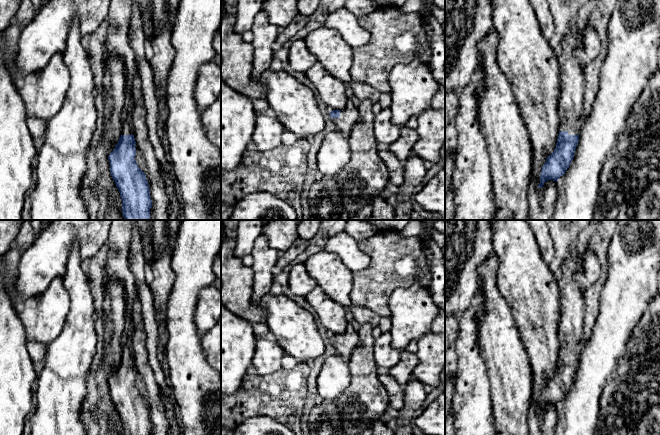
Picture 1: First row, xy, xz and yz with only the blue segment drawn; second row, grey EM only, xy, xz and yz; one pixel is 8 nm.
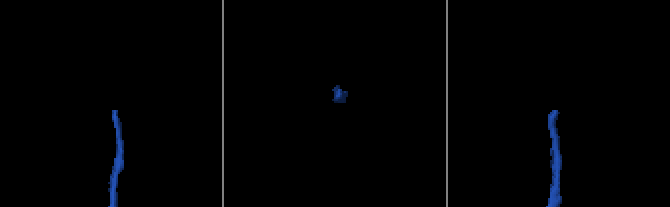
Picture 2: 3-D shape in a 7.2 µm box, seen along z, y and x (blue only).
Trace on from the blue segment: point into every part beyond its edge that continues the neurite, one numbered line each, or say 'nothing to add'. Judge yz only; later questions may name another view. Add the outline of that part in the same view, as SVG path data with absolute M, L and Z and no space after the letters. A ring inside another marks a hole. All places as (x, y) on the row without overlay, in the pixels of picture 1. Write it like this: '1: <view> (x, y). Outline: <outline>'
1: yz (572, 305). Outline: M572 251L567 256L566 260L562 264L561 269L561 286L560 286L560 318L559 318L559 343L560 350L559 355L567 355L569 359L579 359L581 348L581 338L583 324L585 320L585 301L582 293L583 286L576 279L579 273L583 273L583 254L584 252Z

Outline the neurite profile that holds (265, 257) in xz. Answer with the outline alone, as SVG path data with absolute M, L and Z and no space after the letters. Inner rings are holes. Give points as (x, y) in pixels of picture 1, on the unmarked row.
M263 234L254 242L252 249L254 259L252 265L254 272L252 299L254 302L258 302L270 292L275 278L272 270L276 266L280 254L278 250L269 245L267 237Z

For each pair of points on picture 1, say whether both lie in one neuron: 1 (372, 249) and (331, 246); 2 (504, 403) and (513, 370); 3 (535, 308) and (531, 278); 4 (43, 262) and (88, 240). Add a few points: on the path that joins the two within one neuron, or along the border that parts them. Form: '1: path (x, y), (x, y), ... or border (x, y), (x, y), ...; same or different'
1: border (357, 242), (370, 259), (370, 264), (359, 272); different
2: path (511, 395), (511, 378); same
3: path (534, 301), (531, 285); same
4: path (54, 251), (68, 237), (77, 237); same

